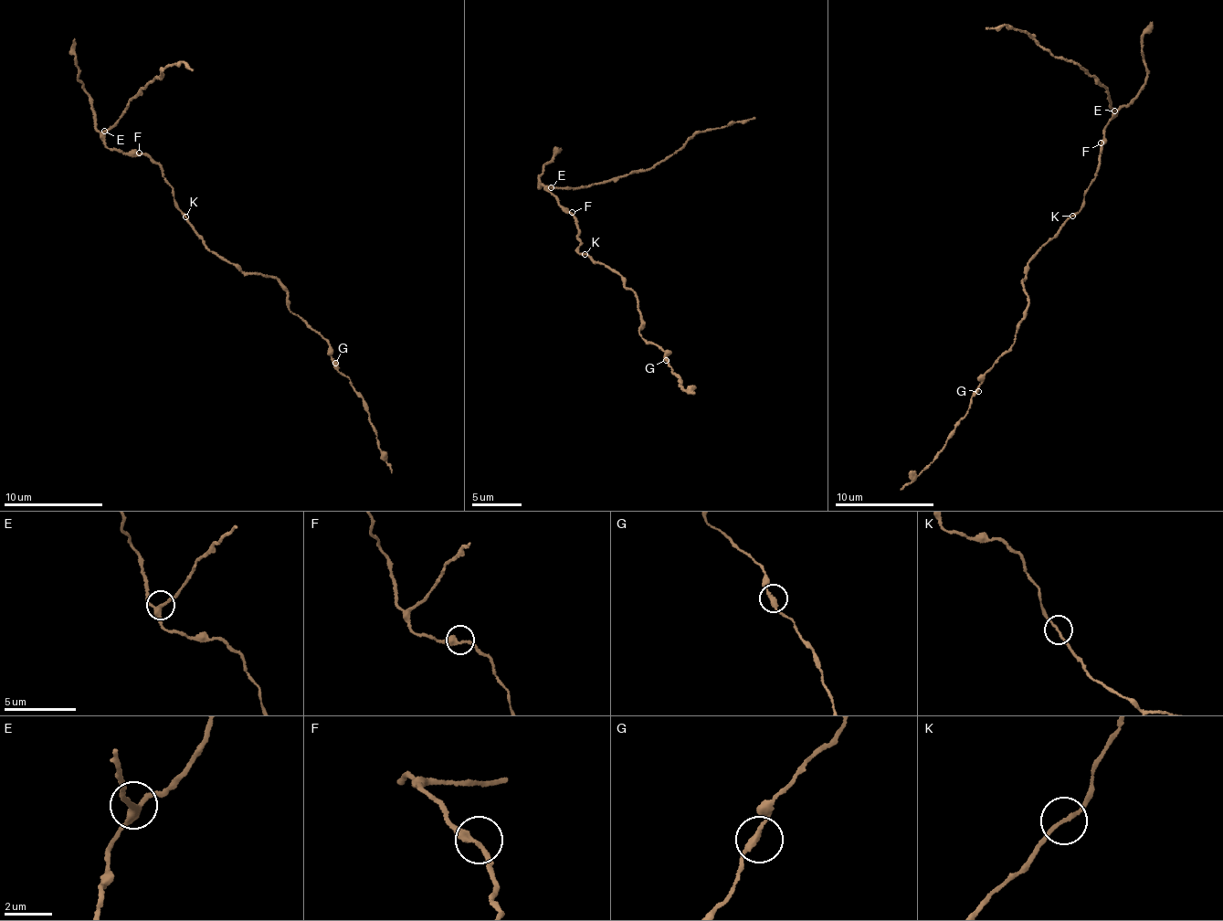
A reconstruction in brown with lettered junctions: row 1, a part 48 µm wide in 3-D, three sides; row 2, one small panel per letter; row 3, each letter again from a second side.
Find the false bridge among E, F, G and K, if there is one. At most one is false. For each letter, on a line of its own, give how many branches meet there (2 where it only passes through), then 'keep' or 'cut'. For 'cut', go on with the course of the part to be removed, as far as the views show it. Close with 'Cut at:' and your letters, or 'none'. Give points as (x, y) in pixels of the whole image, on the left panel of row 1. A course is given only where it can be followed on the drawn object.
E: 3 | cut | (104, 130), (116, 121), (129, 100), (153, 79), (162, 77), (163, 69), (182, 61), (193, 68)
F: 2 | keep
G: 2 | keep
K: 2 | keep
Cut at: E

